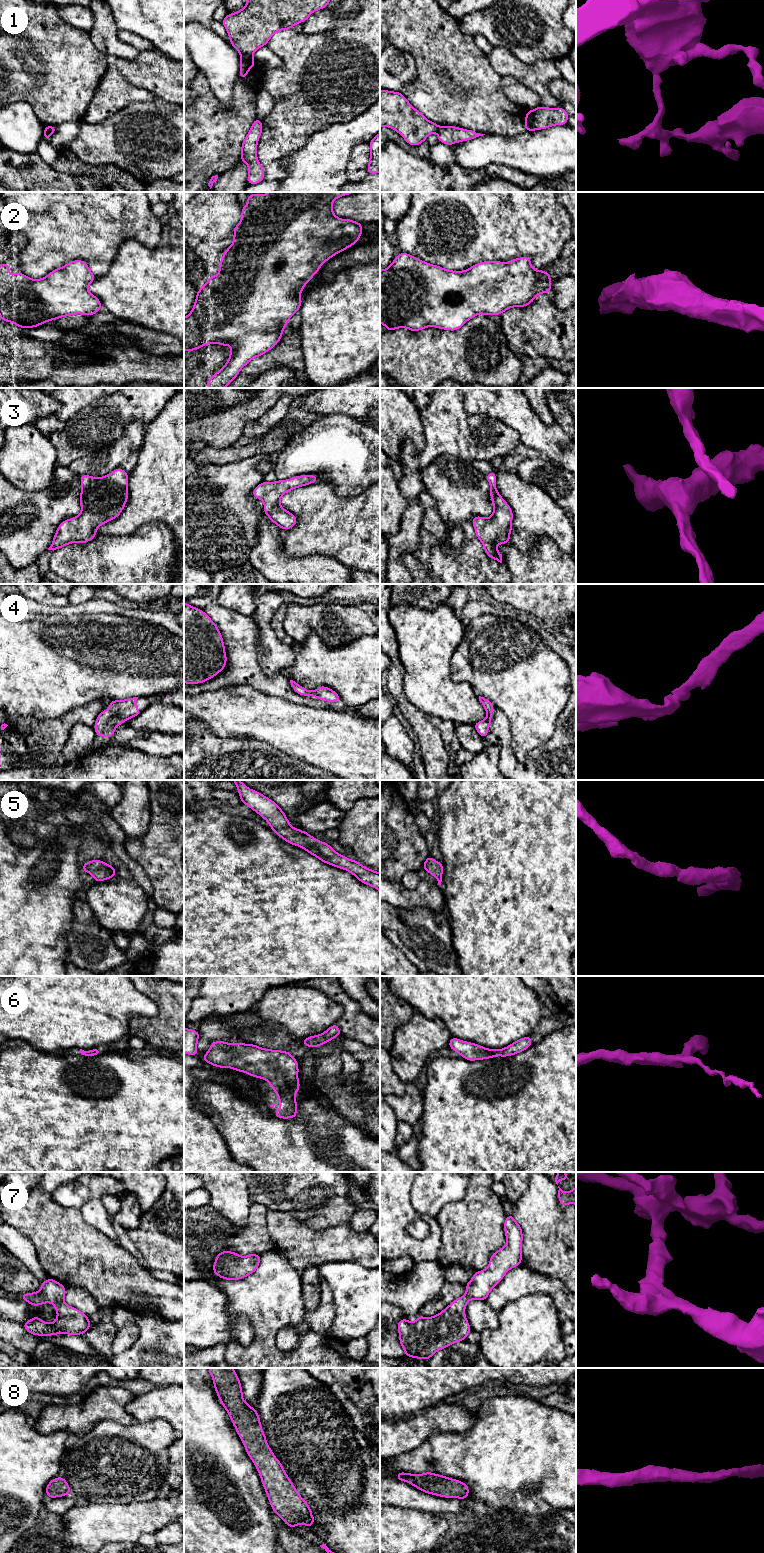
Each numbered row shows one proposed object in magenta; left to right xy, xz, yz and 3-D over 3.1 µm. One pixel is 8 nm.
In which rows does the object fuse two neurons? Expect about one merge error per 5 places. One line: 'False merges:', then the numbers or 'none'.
False merges: 1

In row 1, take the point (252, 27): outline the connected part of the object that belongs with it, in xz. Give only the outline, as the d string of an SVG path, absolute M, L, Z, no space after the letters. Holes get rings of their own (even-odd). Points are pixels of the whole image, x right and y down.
M247 0L247 4L240 11L226 14L222 24L229 35L230 44L240 54L253 55L260 47L266 46L275 33L291 30L294 25L305 22L314 11L324 9L329 2L330 0Z

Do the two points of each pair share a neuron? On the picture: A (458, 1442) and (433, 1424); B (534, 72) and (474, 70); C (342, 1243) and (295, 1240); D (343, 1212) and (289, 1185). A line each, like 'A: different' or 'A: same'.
A: different
B: different
C: same
D: same

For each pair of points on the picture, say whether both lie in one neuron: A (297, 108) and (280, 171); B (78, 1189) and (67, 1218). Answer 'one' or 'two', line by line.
A: one
B: two

